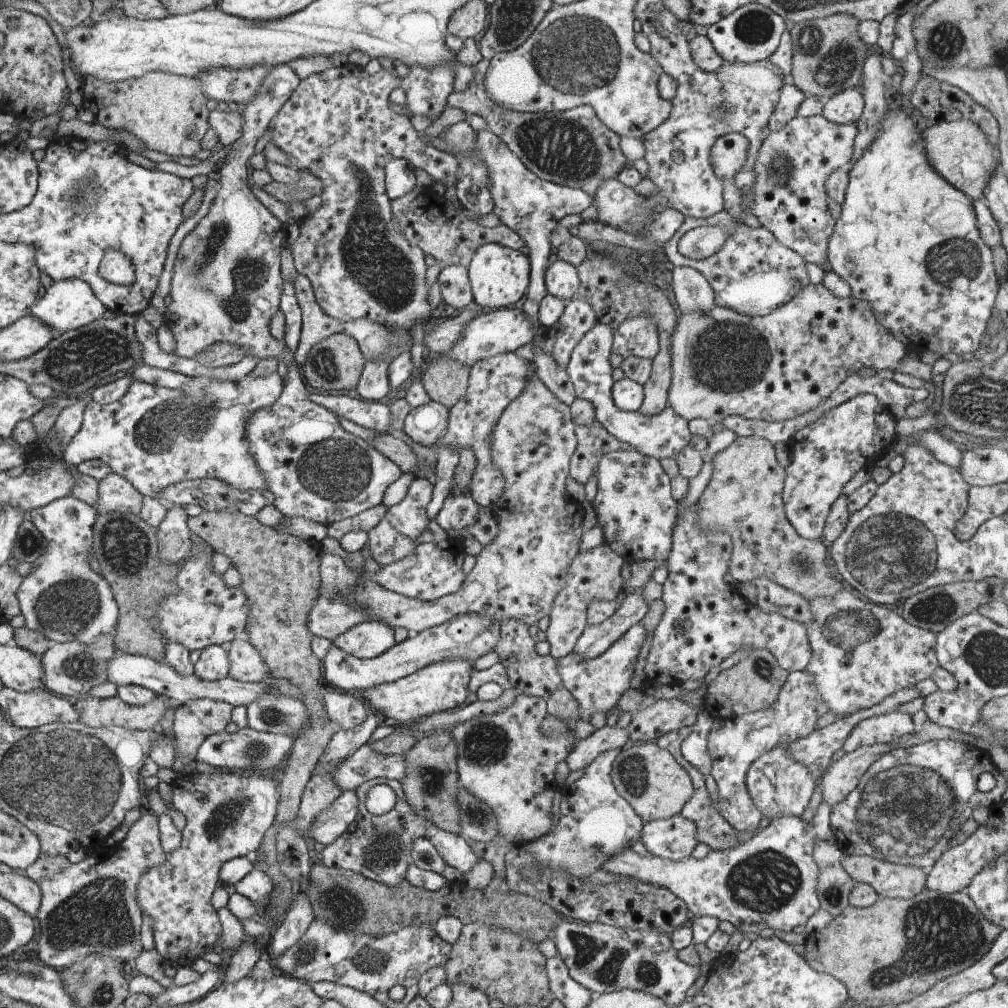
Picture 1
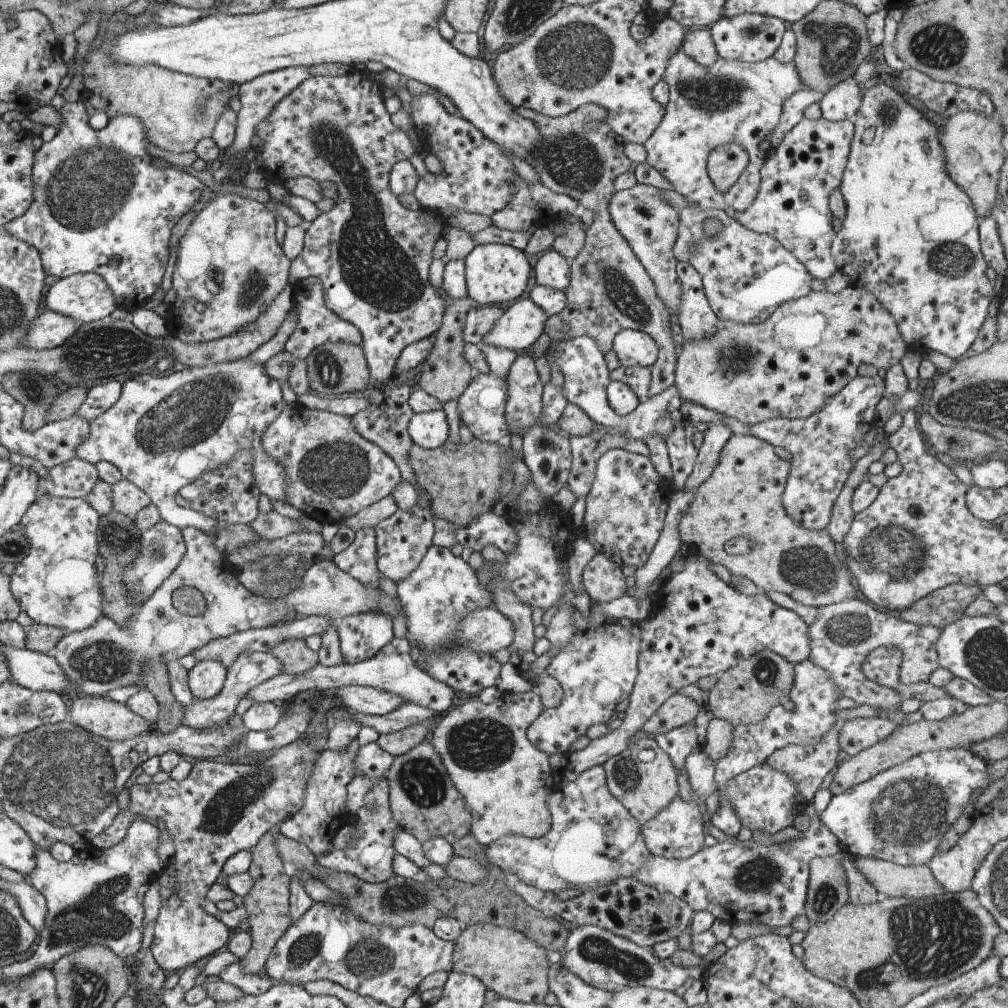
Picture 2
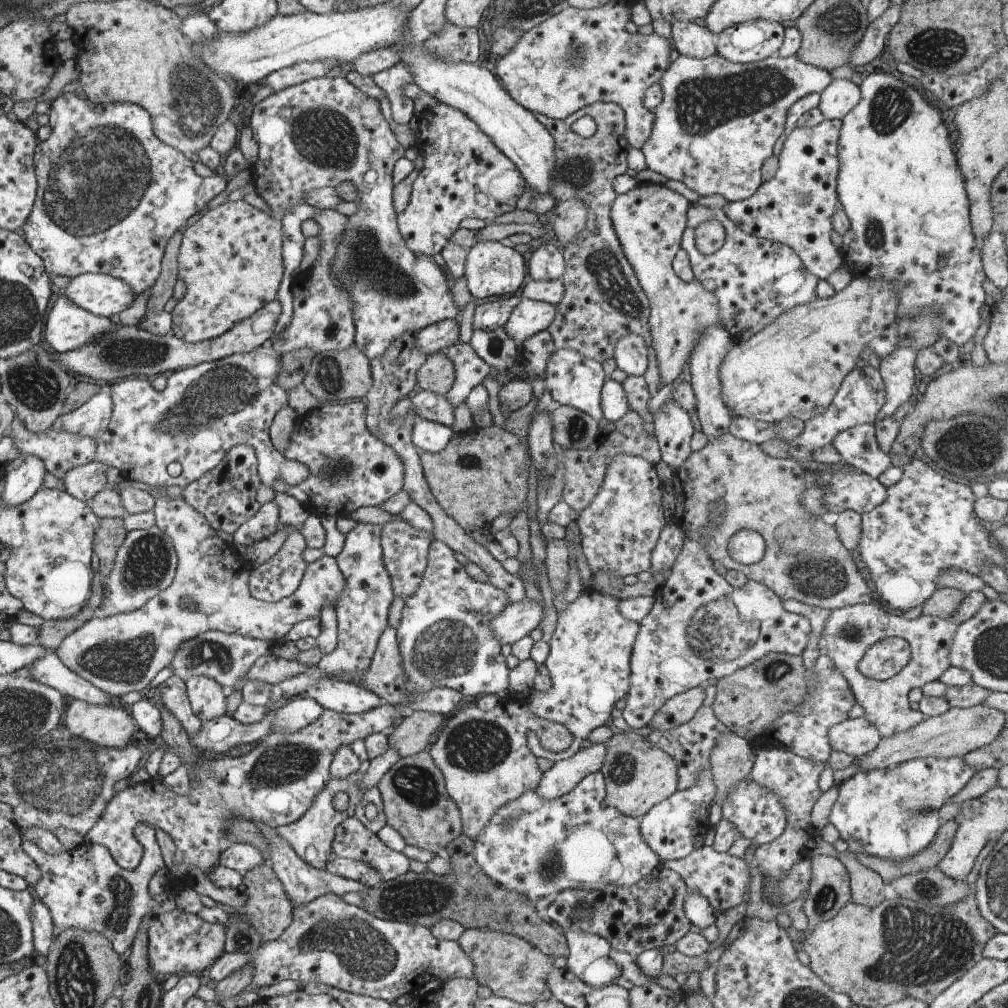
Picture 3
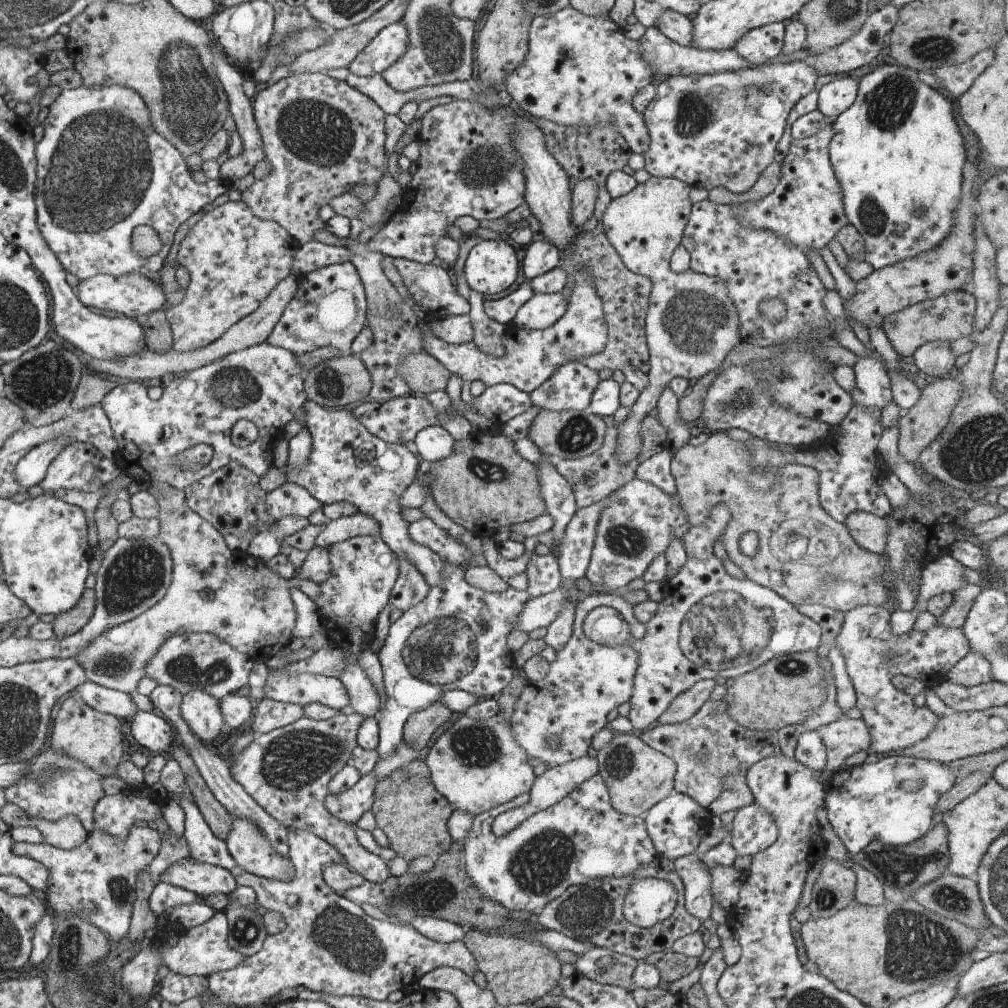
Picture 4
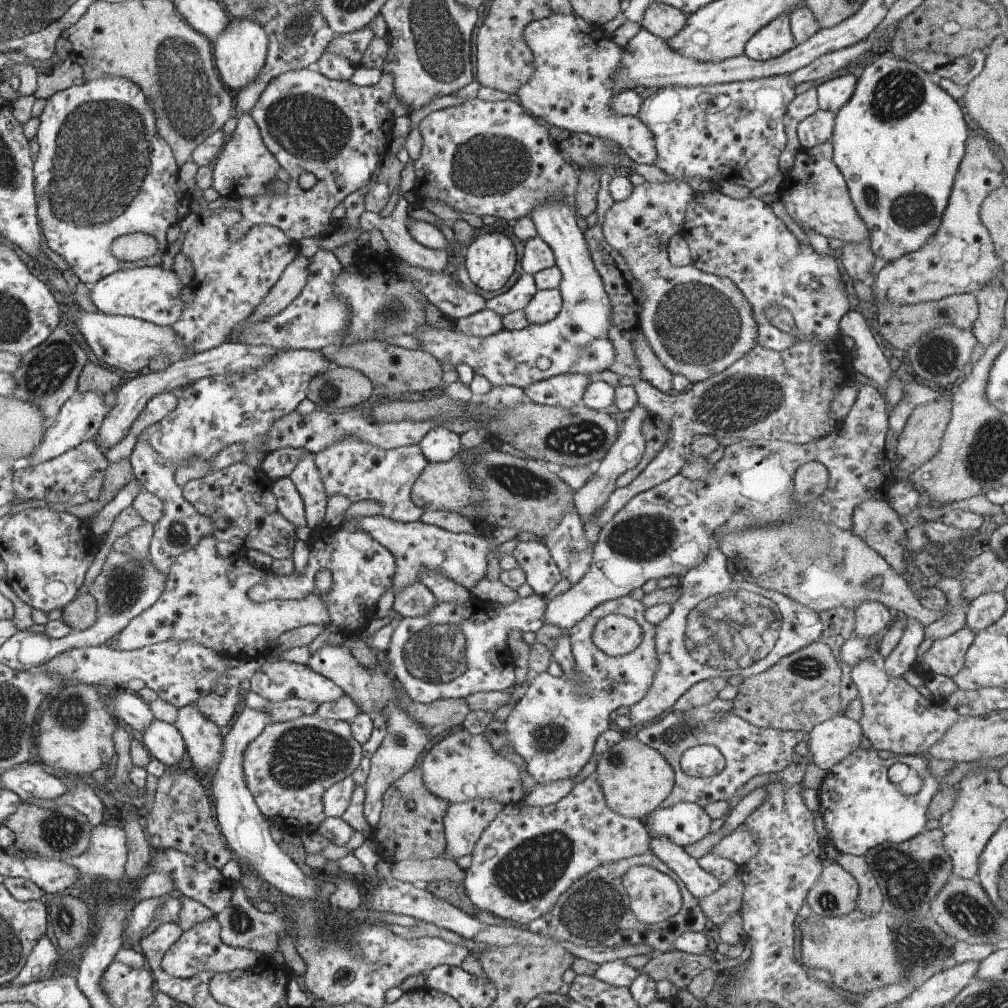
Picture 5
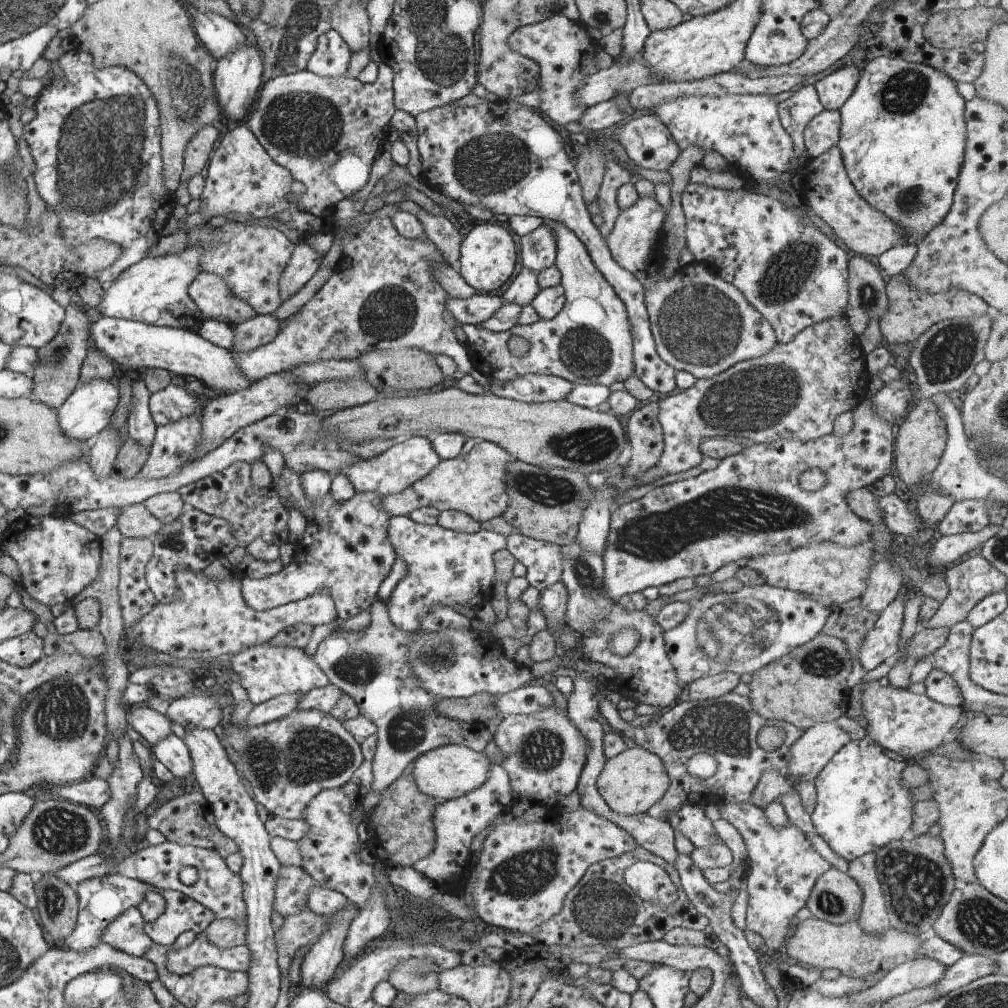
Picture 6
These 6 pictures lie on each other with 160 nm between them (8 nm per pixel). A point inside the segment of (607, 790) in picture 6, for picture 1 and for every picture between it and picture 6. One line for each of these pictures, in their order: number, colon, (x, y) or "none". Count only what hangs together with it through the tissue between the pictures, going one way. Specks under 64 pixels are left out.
1: (656, 785)
2: (642, 777)
3: (638, 776)
4: (637, 777)
5: (635, 779)

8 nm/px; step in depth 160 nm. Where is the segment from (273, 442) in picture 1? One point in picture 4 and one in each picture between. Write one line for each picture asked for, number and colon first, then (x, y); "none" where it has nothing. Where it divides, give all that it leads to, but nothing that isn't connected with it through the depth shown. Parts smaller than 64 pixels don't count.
2: (334, 472)
3: (348, 467)
4: (347, 462)

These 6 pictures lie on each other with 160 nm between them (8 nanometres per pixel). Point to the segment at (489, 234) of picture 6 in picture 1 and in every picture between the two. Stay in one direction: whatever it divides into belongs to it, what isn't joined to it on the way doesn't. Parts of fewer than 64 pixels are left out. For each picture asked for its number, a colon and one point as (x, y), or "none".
1: (499, 276)
2: (495, 274)
3: (492, 269)
4: (491, 267)
5: (490, 259)

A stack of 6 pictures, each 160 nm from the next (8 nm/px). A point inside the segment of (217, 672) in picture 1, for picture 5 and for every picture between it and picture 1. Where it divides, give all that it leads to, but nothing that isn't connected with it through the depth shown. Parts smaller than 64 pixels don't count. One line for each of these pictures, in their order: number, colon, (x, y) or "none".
2: (206, 679)
3: (207, 698)
4: (201, 710)
5: (205, 744)

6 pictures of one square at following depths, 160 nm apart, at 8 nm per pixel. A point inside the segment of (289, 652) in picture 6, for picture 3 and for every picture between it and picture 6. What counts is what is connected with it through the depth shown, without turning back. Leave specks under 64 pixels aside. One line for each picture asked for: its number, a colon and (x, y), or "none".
3: (343, 697)
4: (305, 688)
5: (277, 680)

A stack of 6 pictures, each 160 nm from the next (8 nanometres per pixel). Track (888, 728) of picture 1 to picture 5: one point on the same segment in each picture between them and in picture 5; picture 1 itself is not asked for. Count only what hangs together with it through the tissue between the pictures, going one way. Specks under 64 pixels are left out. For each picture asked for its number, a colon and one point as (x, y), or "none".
2: (855, 735)
3: (856, 737)
4: (842, 738)
5: (830, 741)

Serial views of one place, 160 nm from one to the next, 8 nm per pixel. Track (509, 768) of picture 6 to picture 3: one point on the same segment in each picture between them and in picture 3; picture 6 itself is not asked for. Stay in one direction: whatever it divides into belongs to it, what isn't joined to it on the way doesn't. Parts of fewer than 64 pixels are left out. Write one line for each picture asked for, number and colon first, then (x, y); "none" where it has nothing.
3: (590, 675)
4: (586, 682)
5: (554, 727)

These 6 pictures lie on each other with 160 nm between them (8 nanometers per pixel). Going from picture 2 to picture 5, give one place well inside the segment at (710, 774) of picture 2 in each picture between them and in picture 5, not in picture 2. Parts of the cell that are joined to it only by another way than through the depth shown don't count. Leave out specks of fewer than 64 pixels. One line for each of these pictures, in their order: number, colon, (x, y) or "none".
3: (673, 829)
4: (676, 825)
5: (685, 823)

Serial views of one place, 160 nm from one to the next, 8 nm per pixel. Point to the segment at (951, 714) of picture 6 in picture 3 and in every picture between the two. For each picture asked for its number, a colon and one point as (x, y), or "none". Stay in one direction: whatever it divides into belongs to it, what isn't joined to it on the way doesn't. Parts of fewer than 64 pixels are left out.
3: (849, 632)
4: (873, 655)
5: (896, 717)

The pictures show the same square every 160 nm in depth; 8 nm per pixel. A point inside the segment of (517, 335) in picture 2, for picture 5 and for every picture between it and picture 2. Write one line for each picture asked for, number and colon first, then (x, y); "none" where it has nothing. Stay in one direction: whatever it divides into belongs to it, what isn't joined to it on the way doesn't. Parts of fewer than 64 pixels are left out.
3: (530, 317)
4: (542, 310)
5: (545, 305)

